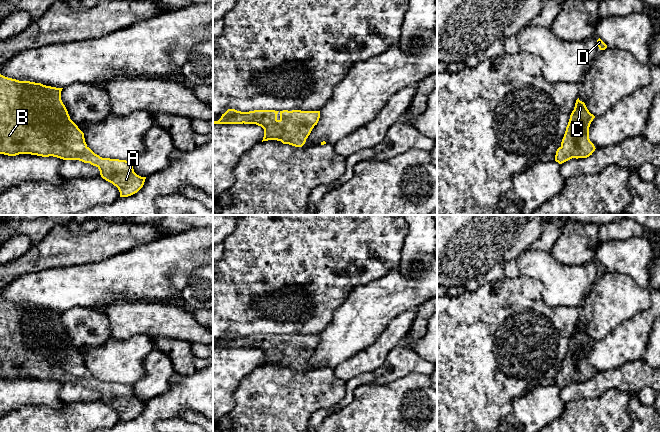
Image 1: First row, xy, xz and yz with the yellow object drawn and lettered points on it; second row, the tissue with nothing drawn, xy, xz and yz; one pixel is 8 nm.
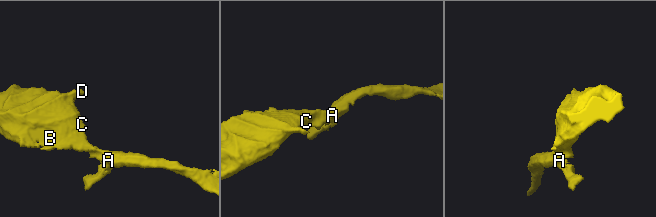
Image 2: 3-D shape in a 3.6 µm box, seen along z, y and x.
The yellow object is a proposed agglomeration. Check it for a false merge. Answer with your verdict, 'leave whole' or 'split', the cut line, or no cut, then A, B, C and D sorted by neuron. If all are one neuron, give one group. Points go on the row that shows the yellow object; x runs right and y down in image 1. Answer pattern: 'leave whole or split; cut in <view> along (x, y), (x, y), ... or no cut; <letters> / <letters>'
leave whole; no cut; A B C D

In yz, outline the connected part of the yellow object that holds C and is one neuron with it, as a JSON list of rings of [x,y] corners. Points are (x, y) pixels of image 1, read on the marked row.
[[[576,100],[570,115],[561,146],[557,149],[555,161],[562,164],[572,158],[587,158],[595,151],[589,139],[589,127],[595,116],[589,112],[584,102]]]

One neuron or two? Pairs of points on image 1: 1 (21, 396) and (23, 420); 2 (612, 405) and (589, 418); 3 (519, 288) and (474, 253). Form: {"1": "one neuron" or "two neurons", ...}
{"1": "two neurons", "2": "one neuron", "3": "two neurons"}

